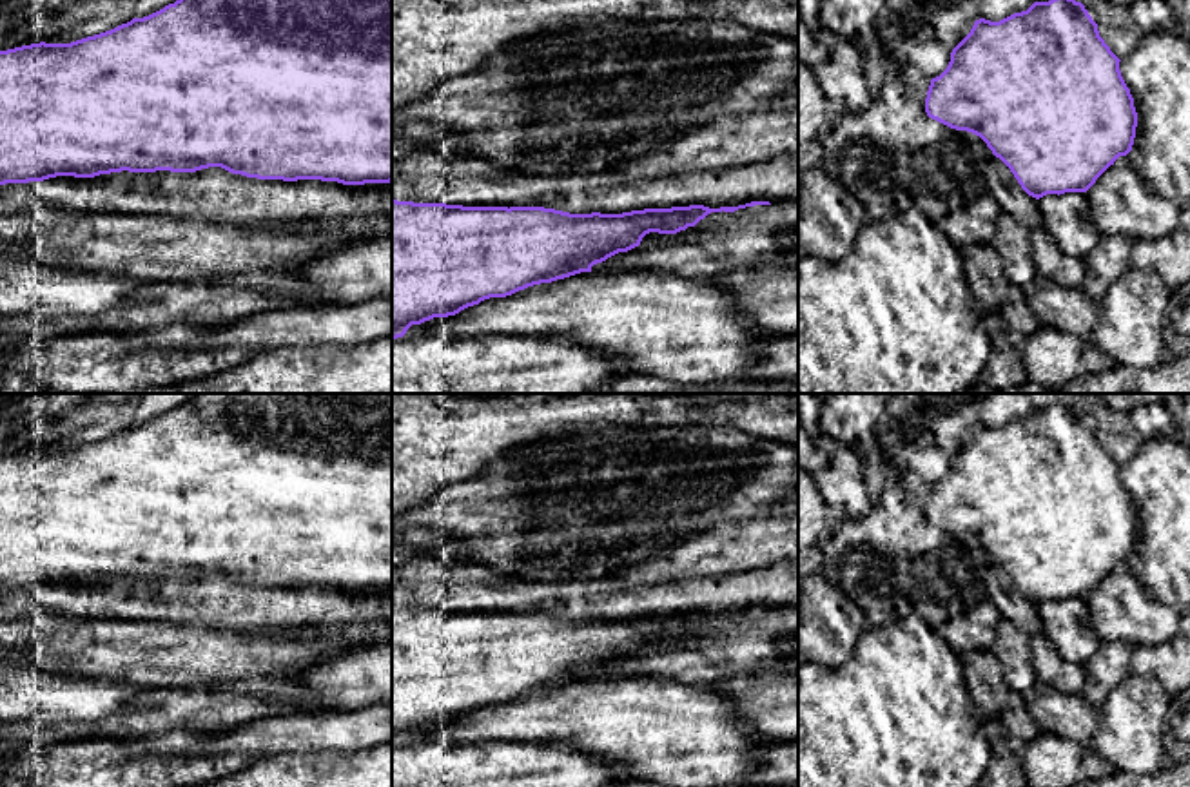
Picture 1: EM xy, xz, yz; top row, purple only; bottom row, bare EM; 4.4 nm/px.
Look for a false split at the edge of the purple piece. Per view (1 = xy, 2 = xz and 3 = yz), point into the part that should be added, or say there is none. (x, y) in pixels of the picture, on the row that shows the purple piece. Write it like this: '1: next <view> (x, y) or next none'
1: next none
2: next none
3: next none

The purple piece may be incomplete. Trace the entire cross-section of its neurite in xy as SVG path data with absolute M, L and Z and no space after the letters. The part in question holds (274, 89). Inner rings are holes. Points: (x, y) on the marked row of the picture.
M176 0L111 31L71 44L0 51L0 185L111 172L196 172L221 167L258 180L321 180L343 185L392 181L392 0Z

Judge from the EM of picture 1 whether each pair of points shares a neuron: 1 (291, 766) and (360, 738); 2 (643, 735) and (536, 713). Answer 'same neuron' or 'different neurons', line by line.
1: different neurons
2: same neuron

